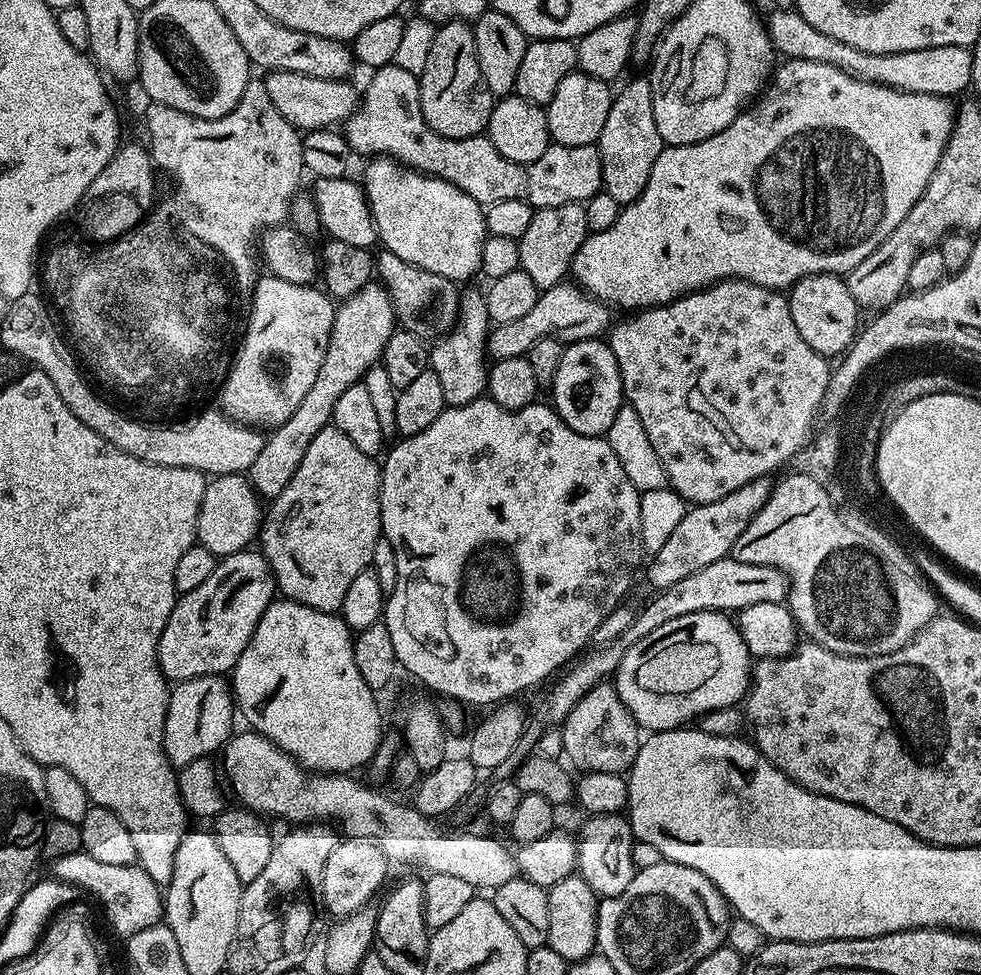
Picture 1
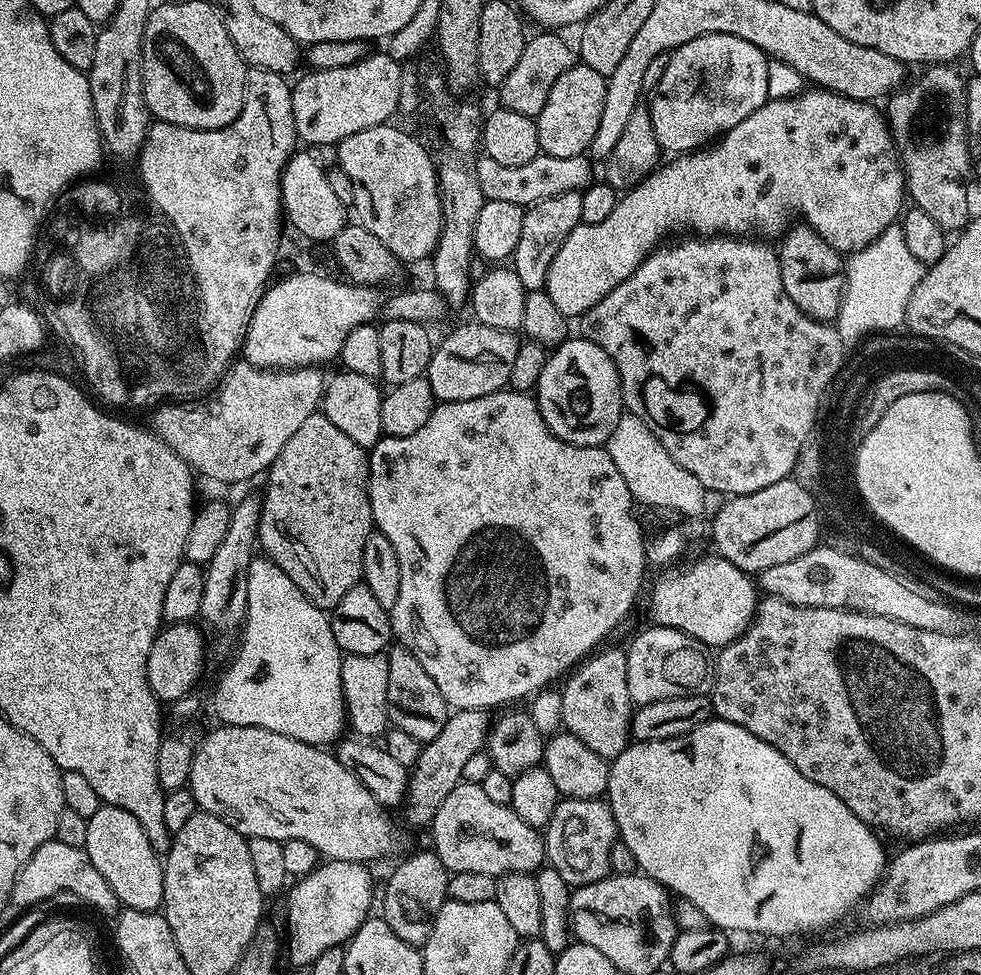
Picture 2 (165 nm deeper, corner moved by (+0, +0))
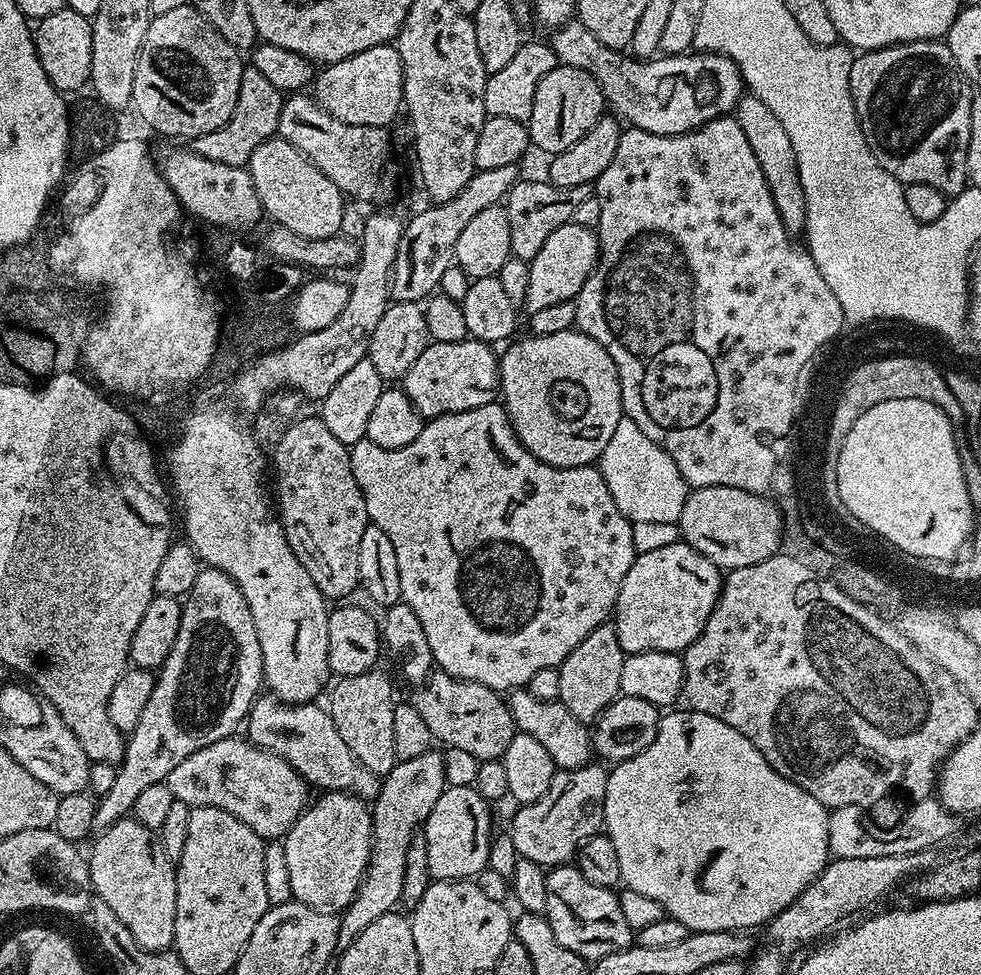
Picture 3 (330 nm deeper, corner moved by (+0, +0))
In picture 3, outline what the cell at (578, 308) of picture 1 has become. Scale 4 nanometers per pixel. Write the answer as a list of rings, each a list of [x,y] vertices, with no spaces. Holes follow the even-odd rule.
[[[467,338],[456,342],[430,342],[418,362],[404,375],[402,387],[421,416],[431,418],[474,410],[493,403],[500,392],[500,361],[493,345]]]

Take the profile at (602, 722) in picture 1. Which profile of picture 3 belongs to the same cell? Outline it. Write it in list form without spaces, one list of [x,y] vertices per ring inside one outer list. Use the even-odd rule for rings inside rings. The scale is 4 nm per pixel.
[[[615,623],[600,624],[560,663],[559,701],[574,714],[583,724],[591,725],[621,695],[622,666],[626,653],[622,650],[622,642],[618,642],[618,630]]]

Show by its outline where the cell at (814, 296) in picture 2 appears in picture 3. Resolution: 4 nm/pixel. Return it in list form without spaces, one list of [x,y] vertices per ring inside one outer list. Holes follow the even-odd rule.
[[[751,94],[741,95],[734,109],[738,126],[742,126],[742,134],[746,134],[746,142],[754,150],[754,158],[758,158],[758,166],[762,166],[762,174],[766,174],[766,182],[770,186],[770,194],[774,198],[774,206],[778,206],[778,214],[793,234],[803,233],[806,222],[806,194],[800,185],[800,172],[796,168],[796,155],[786,130],[774,114],[770,114],[770,106]]]

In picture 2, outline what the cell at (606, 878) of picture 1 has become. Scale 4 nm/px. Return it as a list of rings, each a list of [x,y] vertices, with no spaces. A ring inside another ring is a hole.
[[[561,799],[542,835],[547,863],[558,870],[558,874],[562,874],[570,886],[598,882],[613,871],[612,843],[617,843],[618,833],[616,819],[607,799]]]

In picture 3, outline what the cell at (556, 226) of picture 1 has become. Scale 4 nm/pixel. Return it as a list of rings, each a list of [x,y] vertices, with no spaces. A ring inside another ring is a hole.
[[[521,178],[517,180],[514,187],[509,190],[506,197],[506,207],[510,218],[510,246],[512,255],[531,261],[538,250],[542,250],[542,245],[558,226],[571,221],[574,210],[578,210],[578,205],[593,195],[593,185],[586,186],[554,186],[546,178],[540,180],[527,180]]]

